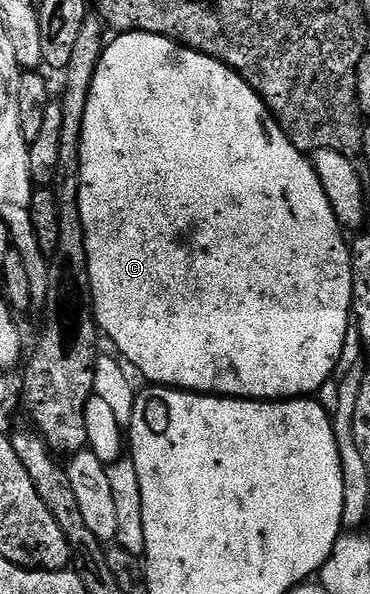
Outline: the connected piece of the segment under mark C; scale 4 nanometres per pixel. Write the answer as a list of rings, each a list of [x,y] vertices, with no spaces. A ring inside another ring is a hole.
[[[122,33],[122,34],[119,34],[119,35],[116,35],[116,36],[113,36],[113,38],[114,38],[114,39],[113,39],[113,41],[112,41],[112,38],[111,38],[111,40],[109,40],[109,41],[108,41],[108,42],[107,42],[107,44],[105,44],[105,47],[104,47],[104,54],[103,54],[103,55],[102,55],[102,59],[101,59],[101,60],[100,60],[100,62],[99,62],[99,63],[98,63],[98,67],[97,67],[97,68],[96,68],[96,74],[95,74],[95,75],[94,75],[94,83],[93,83],[93,84],[92,84],[92,90],[90,90],[90,91],[89,91],[89,93],[88,93],[88,102],[87,102],[87,103],[86,103],[86,119],[85,119],[85,120],[84,120],[84,130],[83,130],[83,131],[82,131],[82,143],[81,143],[81,144],[80,144],[80,210],[81,210],[81,211],[82,211],[82,227],[83,227],[83,228],[84,228],[84,234],[85,234],[85,235],[86,235],[86,255],[87,255],[87,256],[88,256],[88,270],[89,270],[89,271],[90,271],[90,283],[91,283],[91,284],[92,284],[92,304],[93,304],[93,306],[94,306],[94,308],[95,308],[95,311],[96,311],[96,323],[97,323],[97,326],[98,326],[98,328],[99,328],[99,330],[100,330],[100,332],[101,332],[101,334],[103,334],[103,336],[104,336],[104,337],[105,337],[105,338],[107,338],[107,340],[108,340],[108,337],[109,337],[109,339],[110,339],[110,340],[112,340],[112,341],[113,341],[113,343],[114,343],[114,344],[116,344],[116,349],[117,349],[117,351],[116,351],[116,350],[115,350],[115,352],[116,352],[116,353],[117,353],[117,354],[119,354],[119,356],[120,356],[120,357],[121,357],[121,358],[123,358],[123,360],[124,360],[124,361],[125,361],[125,362],[127,362],[127,364],[128,364],[128,365],[129,365],[129,366],[131,366],[131,365],[130,365],[130,364],[132,364],[132,365],[133,365],[133,367],[134,367],[134,368],[136,368],[136,369],[137,369],[137,371],[138,371],[138,372],[140,372],[140,373],[141,373],[141,375],[142,375],[142,376],[144,376],[144,377],[145,377],[145,379],[146,379],[146,380],[148,380],[148,381],[145,381],[145,382],[148,382],[148,383],[155,383],[155,384],[156,384],[156,385],[157,385],[157,386],[160,386],[160,387],[171,387],[171,388],[174,388],[174,389],[183,389],[183,390],[185,390],[185,391],[187,391],[187,392],[190,392],[190,393],[207,393],[207,394],[209,394],[209,395],[215,395],[215,396],[218,396],[218,397],[245,397],[245,399],[247,399],[247,400],[248,400],[248,401],[287,401],[287,400],[289,400],[289,399],[295,399],[295,398],[297,398],[297,397],[306,397],[306,398],[311,398],[311,397],[312,397],[312,396],[313,396],[313,395],[316,395],[316,392],[318,392],[318,391],[319,391],[319,389],[320,389],[320,388],[322,388],[322,387],[323,387],[323,385],[324,385],[324,384],[326,384],[326,383],[327,383],[327,381],[328,381],[328,380],[330,380],[330,379],[331,379],[331,377],[332,377],[332,372],[334,372],[334,371],[335,371],[335,369],[336,369],[336,368],[338,368],[338,367],[339,367],[339,365],[340,365],[340,360],[342,360],[342,359],[343,359],[343,357],[344,357],[344,344],[346,344],[346,343],[347,343],[347,341],[348,341],[348,329],[349,329],[349,333],[350,333],[350,322],[351,322],[351,321],[352,321],[352,320],[353,320],[353,317],[354,317],[354,310],[353,310],[353,308],[352,308],[352,295],[353,295],[353,292],[354,292],[354,278],[353,278],[353,275],[352,275],[352,250],[351,250],[351,248],[350,248],[350,245],[349,245],[349,242],[348,242],[348,241],[347,241],[347,240],[346,240],[346,241],[345,241],[345,242],[344,242],[344,237],[343,237],[343,235],[344,235],[344,236],[345,236],[345,234],[344,234],[344,233],[343,233],[343,232],[342,232],[342,226],[341,226],[341,224],[340,224],[340,222],[339,222],[339,221],[337,221],[337,220],[336,220],[336,216],[335,216],[335,215],[334,215],[334,211],[333,211],[333,210],[332,210],[332,208],[331,208],[331,207],[330,207],[330,199],[329,199],[329,198],[328,198],[328,196],[327,196],[327,195],[326,195],[326,191],[325,191],[325,190],[324,190],[324,188],[323,188],[323,187],[322,187],[322,183],[321,183],[321,182],[320,182],[320,180],[319,180],[319,179],[318,179],[318,175],[317,175],[317,174],[316,174],[316,169],[315,169],[315,168],[314,168],[314,167],[313,167],[313,166],[312,166],[312,163],[311,163],[311,160],[309,160],[309,158],[308,158],[308,157],[307,157],[307,156],[306,156],[306,154],[305,154],[305,153],[303,153],[303,152],[302,152],[302,151],[301,151],[301,150],[300,150],[300,148],[299,148],[299,147],[298,147],[298,146],[297,146],[297,145],[296,145],[296,144],[295,144],[295,143],[293,143],[293,141],[292,141],[292,139],[291,139],[291,137],[289,137],[289,136],[288,136],[288,134],[287,134],[287,133],[285,133],[285,131],[284,131],[284,129],[283,129],[283,127],[281,127],[281,125],[280,125],[280,123],[279,123],[279,121],[277,121],[277,120],[276,120],[276,115],[275,115],[275,113],[273,113],[273,112],[272,112],[272,110],[271,110],[271,109],[269,109],[269,108],[268,108],[268,104],[267,104],[267,103],[266,103],[266,102],[265,102],[265,101],[264,101],[264,99],[263,99],[263,97],[261,97],[261,96],[260,96],[260,94],[259,94],[259,93],[257,93],[257,92],[256,92],[256,90],[255,90],[255,89],[253,89],[253,88],[252,88],[252,86],[251,86],[251,85],[249,85],[249,84],[248,84],[248,82],[247,82],[247,81],[245,81],[245,80],[244,80],[244,78],[243,78],[243,77],[241,77],[241,76],[240,76],[240,74],[239,74],[239,73],[237,73],[237,72],[236,72],[236,70],[234,70],[234,69],[232,69],[232,68],[230,68],[230,67],[229,67],[229,65],[225,65],[225,64],[224,64],[224,62],[223,62],[223,61],[220,61],[220,60],[219,60],[219,59],[217,59],[217,58],[216,58],[216,57],[208,57],[208,56],[206,56],[206,55],[205,55],[205,53],[199,53],[199,51],[198,51],[198,50],[197,50],[197,49],[190,49],[190,48],[188,48],[188,46],[186,46],[186,45],[181,45],[181,44],[179,44],[179,43],[177,43],[177,42],[175,42],[175,41],[171,41],[171,39],[169,39],[169,38],[168,38],[168,37],[159,37],[159,36],[158,36],[158,35],[154,35],[154,34],[153,34],[153,33]]]

